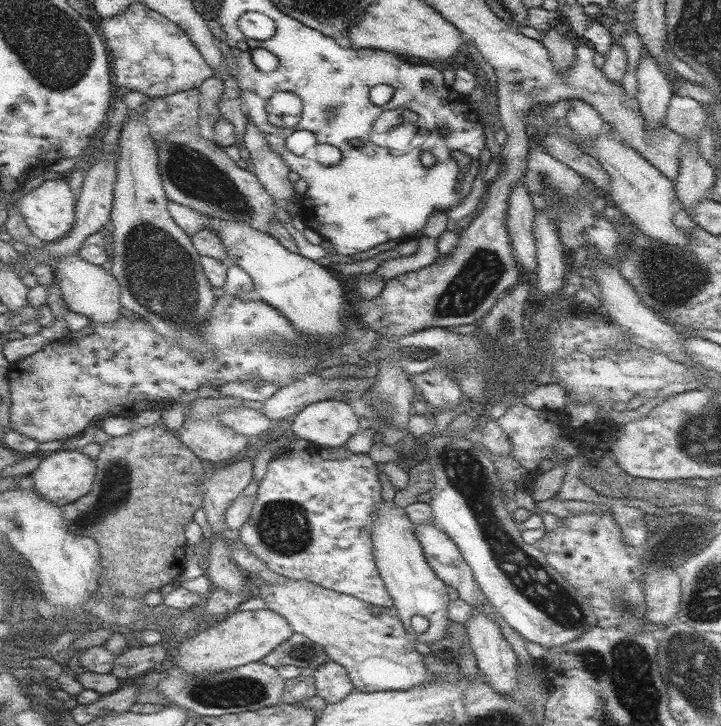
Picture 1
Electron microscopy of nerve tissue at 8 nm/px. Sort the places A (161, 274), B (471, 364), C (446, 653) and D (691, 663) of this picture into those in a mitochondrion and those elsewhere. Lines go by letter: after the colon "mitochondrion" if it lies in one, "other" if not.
A: mitochondrion
B: mitochondrion
C: other
D: mitochondrion

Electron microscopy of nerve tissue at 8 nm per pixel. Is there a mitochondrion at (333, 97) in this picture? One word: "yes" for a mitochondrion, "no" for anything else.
yes

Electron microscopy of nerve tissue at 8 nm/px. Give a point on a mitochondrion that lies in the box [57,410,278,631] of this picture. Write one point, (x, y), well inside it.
(115, 477)

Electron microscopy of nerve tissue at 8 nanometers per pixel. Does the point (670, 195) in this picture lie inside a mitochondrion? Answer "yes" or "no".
no

